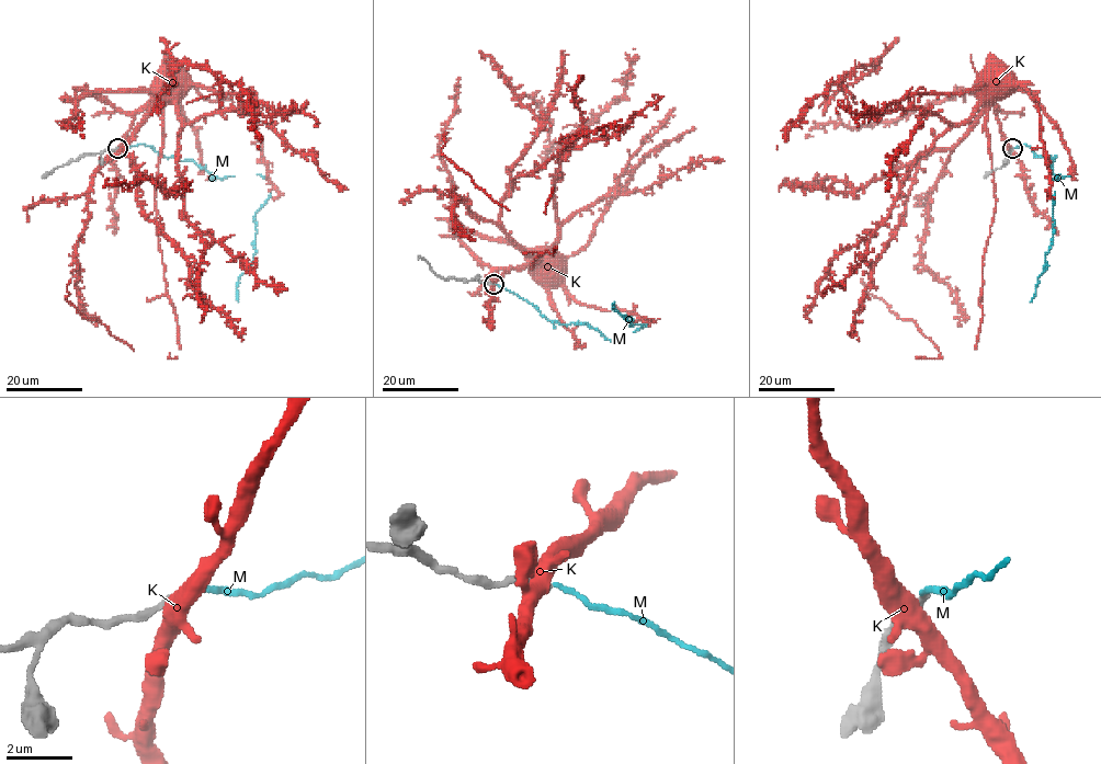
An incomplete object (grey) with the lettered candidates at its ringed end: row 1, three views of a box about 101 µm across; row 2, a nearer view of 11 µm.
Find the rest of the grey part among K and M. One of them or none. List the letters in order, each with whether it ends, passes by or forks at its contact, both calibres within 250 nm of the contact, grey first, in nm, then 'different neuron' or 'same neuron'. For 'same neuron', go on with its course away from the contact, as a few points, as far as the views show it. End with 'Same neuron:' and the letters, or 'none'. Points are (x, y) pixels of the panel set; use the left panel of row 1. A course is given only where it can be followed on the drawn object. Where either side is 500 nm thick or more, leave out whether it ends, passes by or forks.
K: it forks | 240/400 nm | different neuron
M: it ends | 190/120 nm | different neuron
Same neuron: none

